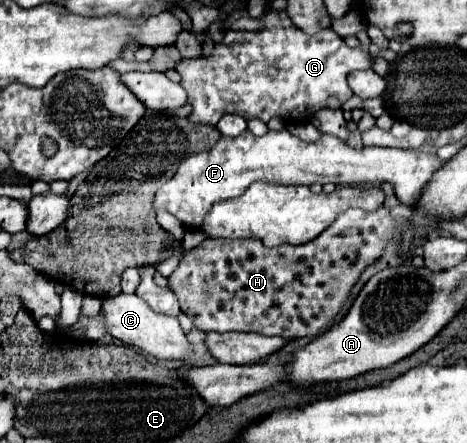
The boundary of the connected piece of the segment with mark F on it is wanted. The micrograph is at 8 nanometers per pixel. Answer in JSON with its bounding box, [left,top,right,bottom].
[154,129,444,229]

